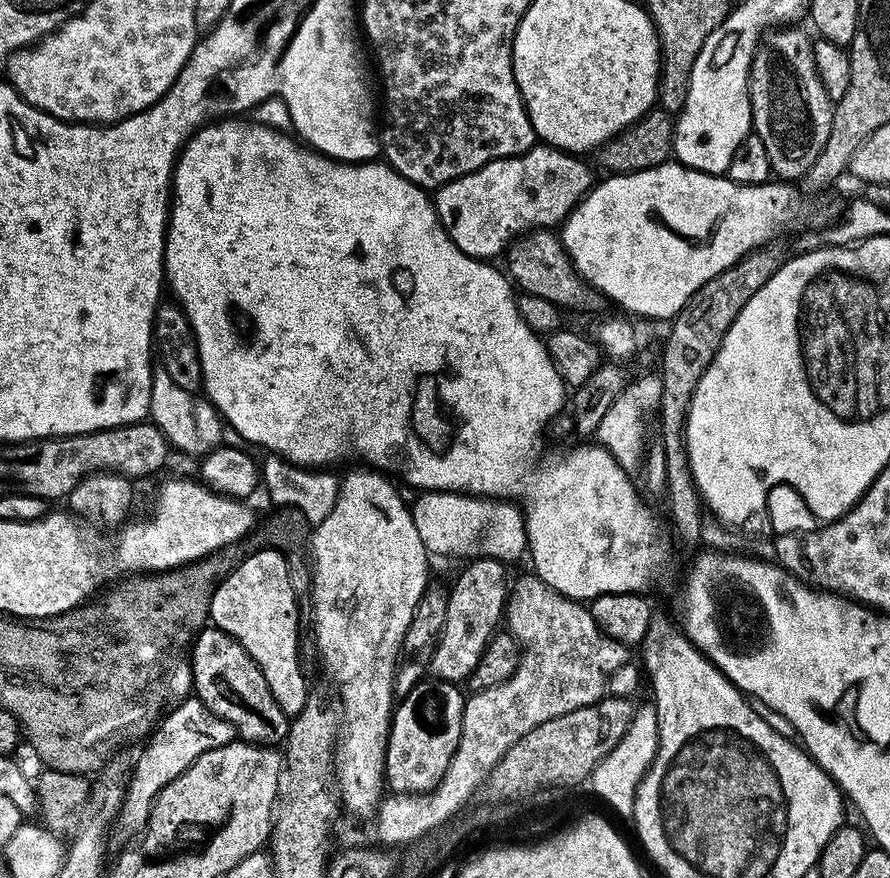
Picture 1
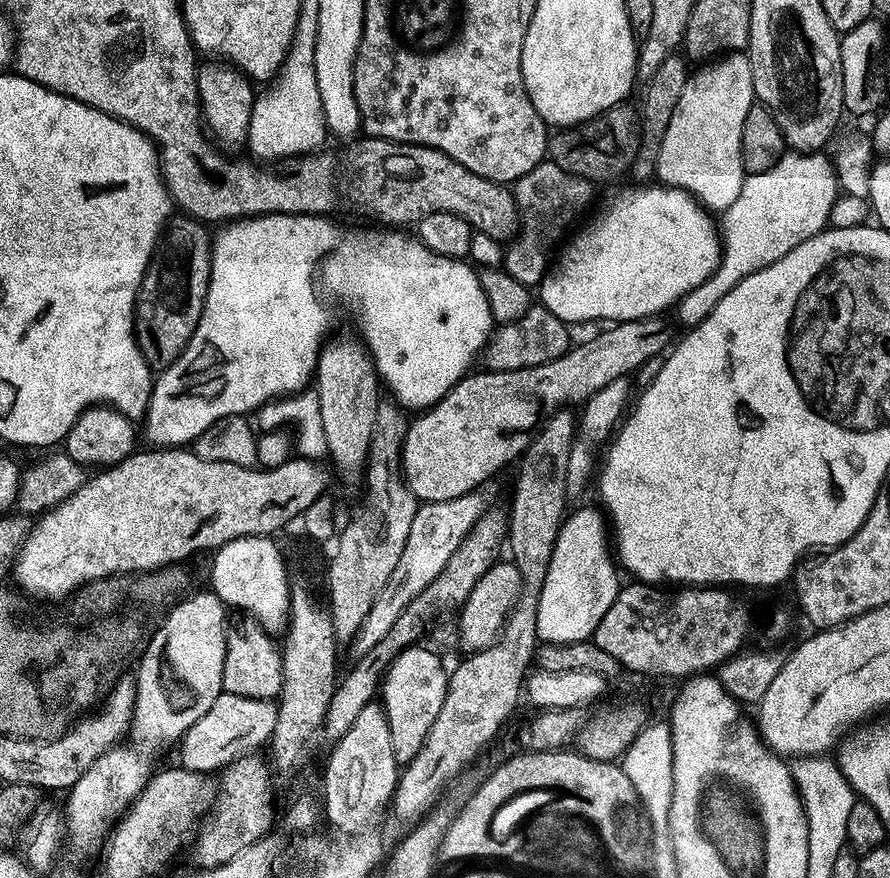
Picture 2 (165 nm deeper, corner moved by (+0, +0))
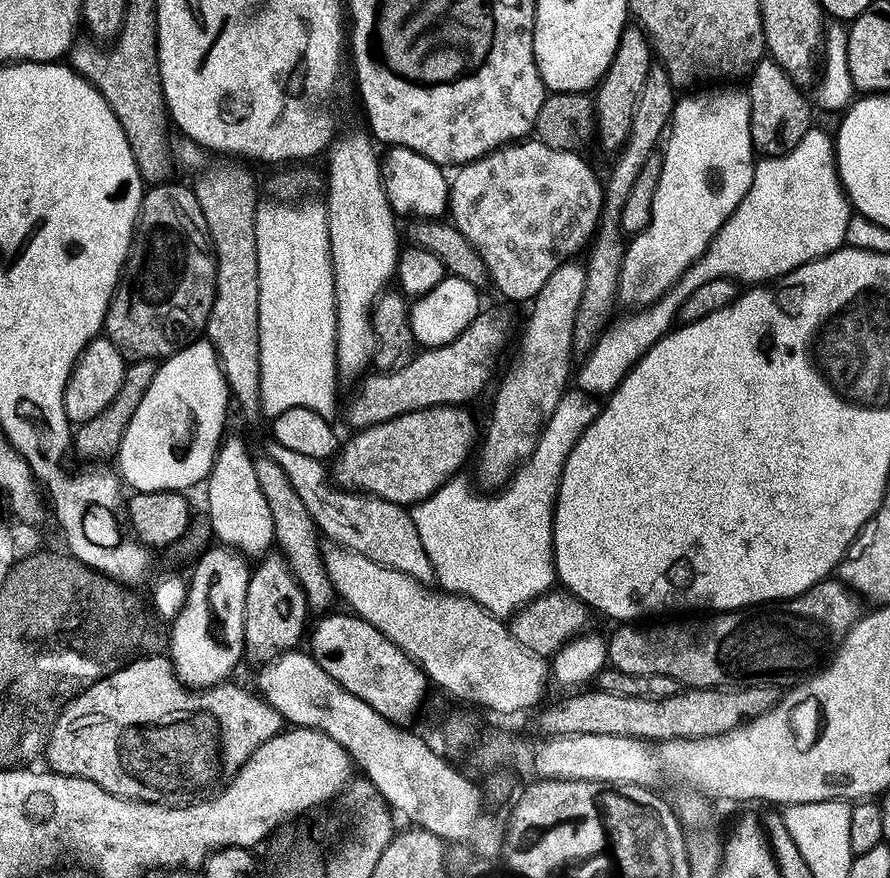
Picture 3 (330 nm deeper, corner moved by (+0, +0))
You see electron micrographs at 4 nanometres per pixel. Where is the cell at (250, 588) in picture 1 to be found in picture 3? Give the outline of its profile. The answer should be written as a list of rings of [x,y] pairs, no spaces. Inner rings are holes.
[[[230,436],[216,449],[216,459],[212,461],[212,471],[208,474],[206,515],[212,523],[213,537],[221,545],[245,557],[260,558],[273,547],[276,538],[274,518],[270,518],[270,506],[266,506],[266,498],[262,498],[262,490],[258,490],[258,478],[254,475],[253,453],[248,453],[242,437]]]

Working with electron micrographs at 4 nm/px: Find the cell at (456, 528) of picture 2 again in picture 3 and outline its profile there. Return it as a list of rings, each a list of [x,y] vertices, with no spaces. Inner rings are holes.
[[[569,262],[558,266],[558,270],[554,270],[554,274],[550,274],[550,278],[546,278],[546,286],[542,286],[542,290],[538,290],[536,299],[531,301],[530,308],[532,313],[528,316],[528,325],[524,328],[524,338],[520,344],[520,354],[516,358],[516,365],[505,376],[504,381],[500,384],[500,389],[496,392],[496,402],[492,406],[492,421],[488,424],[488,433],[483,433],[482,444],[484,440],[484,446],[480,452],[480,480],[485,484],[485,489],[496,490],[501,486],[508,483],[513,471],[520,467],[521,463],[527,460],[529,454],[536,449],[536,443],[538,438],[542,434],[542,430],[546,426],[546,422],[550,418],[550,414],[554,414],[554,410],[558,406],[558,402],[564,397],[566,389],[570,384],[570,368],[568,372],[568,363],[571,362],[572,356],[574,357],[574,349],[572,347],[572,331],[574,330],[574,318],[578,314],[578,302],[582,302],[582,290],[586,286],[586,274],[584,273],[584,264],[578,262]]]

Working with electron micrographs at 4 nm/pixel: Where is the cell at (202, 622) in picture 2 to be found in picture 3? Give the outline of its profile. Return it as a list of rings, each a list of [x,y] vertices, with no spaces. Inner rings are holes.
[[[213,546],[201,554],[193,568],[184,604],[170,624],[170,659],[177,678],[199,690],[225,683],[239,666],[240,655],[245,655],[244,611],[250,564],[227,546]]]

